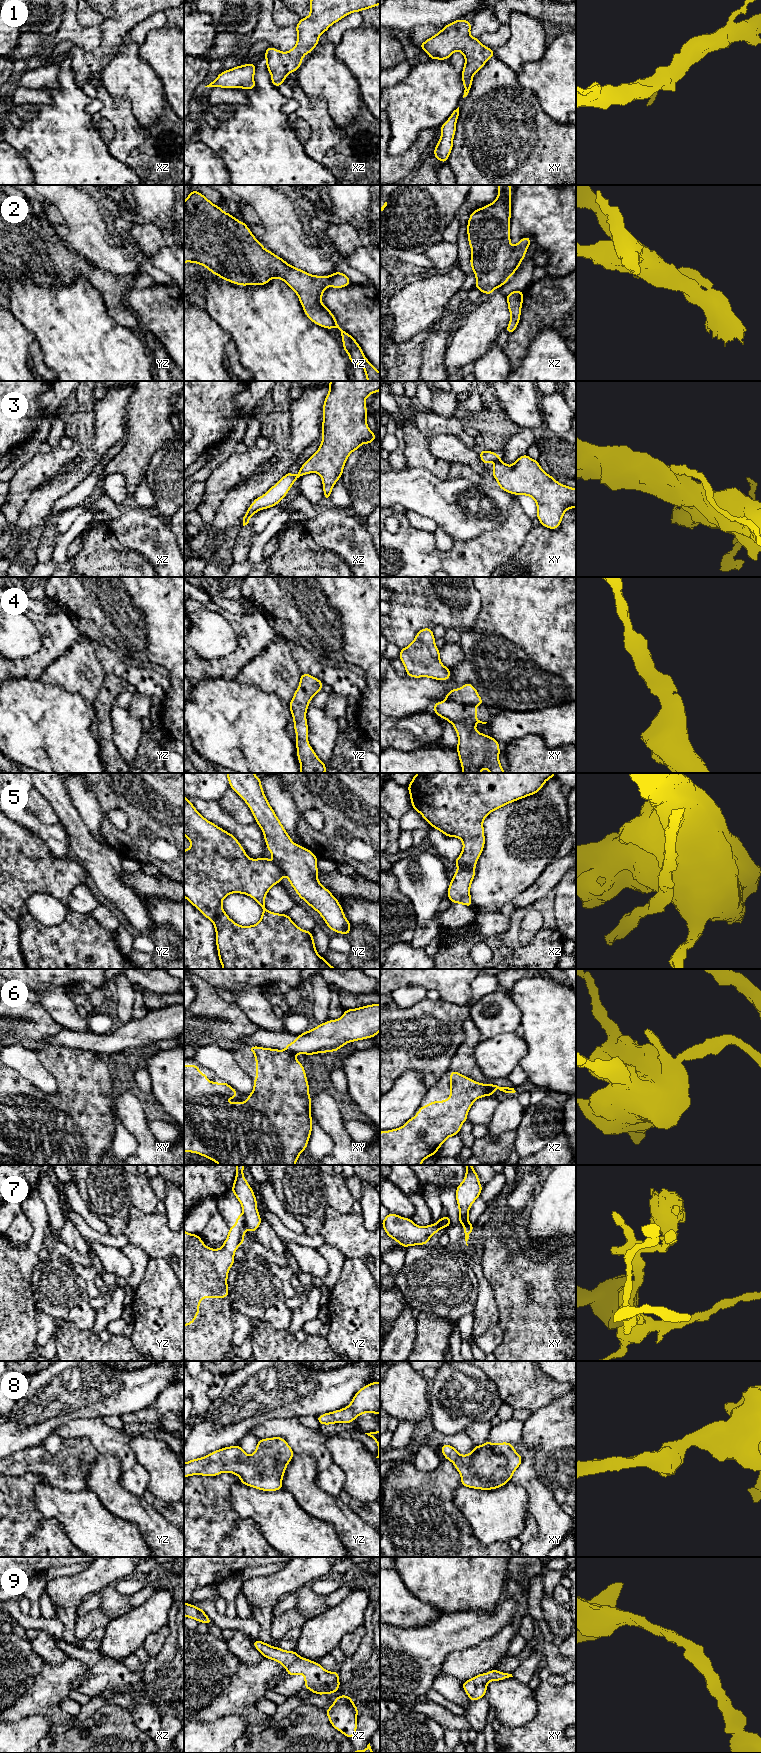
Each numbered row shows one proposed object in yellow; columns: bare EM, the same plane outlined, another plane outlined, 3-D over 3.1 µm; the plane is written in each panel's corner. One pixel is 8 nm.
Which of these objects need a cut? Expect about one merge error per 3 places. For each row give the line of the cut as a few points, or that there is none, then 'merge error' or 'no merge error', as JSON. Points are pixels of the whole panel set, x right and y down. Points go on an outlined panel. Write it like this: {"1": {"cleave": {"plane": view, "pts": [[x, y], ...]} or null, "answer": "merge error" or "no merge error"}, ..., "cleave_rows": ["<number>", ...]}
{"1": {"cleave": null, "answer": "no merge error"}, "2": {"cleave": null, "answer": "no merge error"}, "3": {"cleave": {"plane": "xy", "pts": [[499, 459], [494, 462]]}, "answer": "merge error"}, "4": {"cleave": null, "answer": "no merge error"}, "5": {"cleave": {"plane": "xz", "pts": [[474, 866], [465, 866], [459, 869]]}, "answer": "merge error"}, "6": {"cleave": {"plane": "xz", "pts": [[486, 1084], [488, 1095]]}, "answer": "merge error"}, "7": {"cleave": {"plane": "yz", "pts": [[242, 1214], [245, 1227]]}, "answer": "merge error"}, "8": {"cleave": null, "answer": "no merge error"}, "9": {"cleave": null, "answer": "no merge error"}, "cleave_rows": ["3", "5", "6", "7"]}

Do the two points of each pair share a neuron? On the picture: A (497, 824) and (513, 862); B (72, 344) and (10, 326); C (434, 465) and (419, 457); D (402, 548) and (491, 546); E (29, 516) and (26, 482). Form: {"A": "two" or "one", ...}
{"A": "one", "B": "two", "C": "one", "D": "one", "E": "two"}

